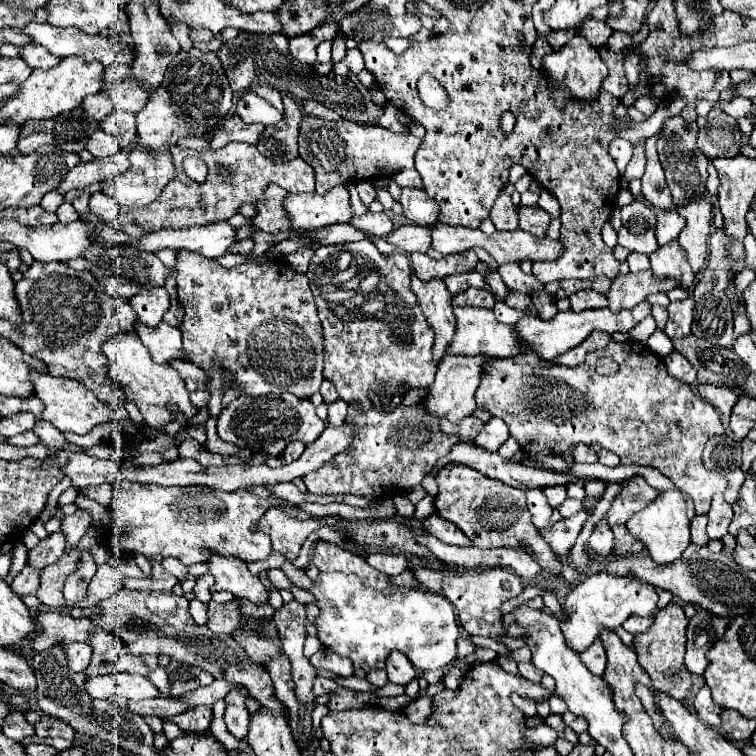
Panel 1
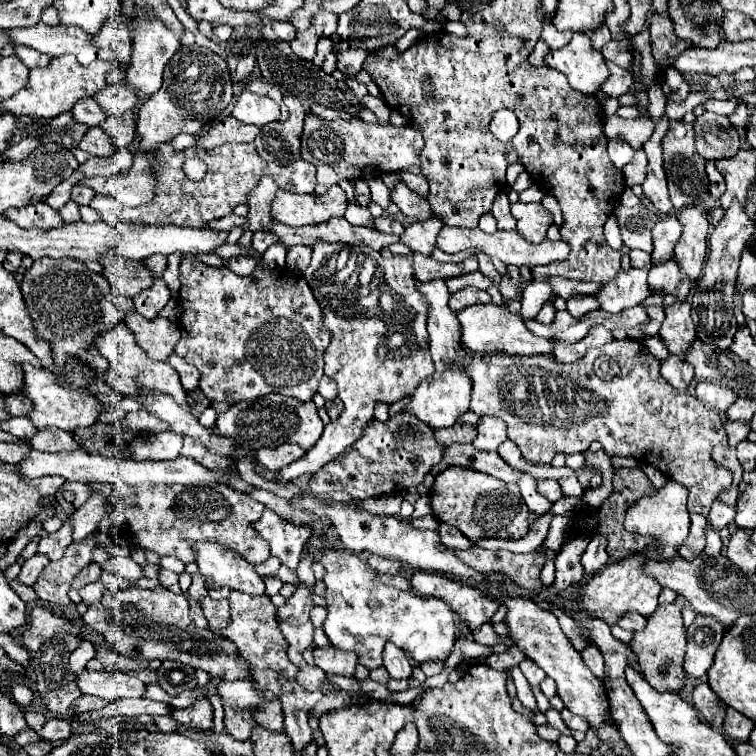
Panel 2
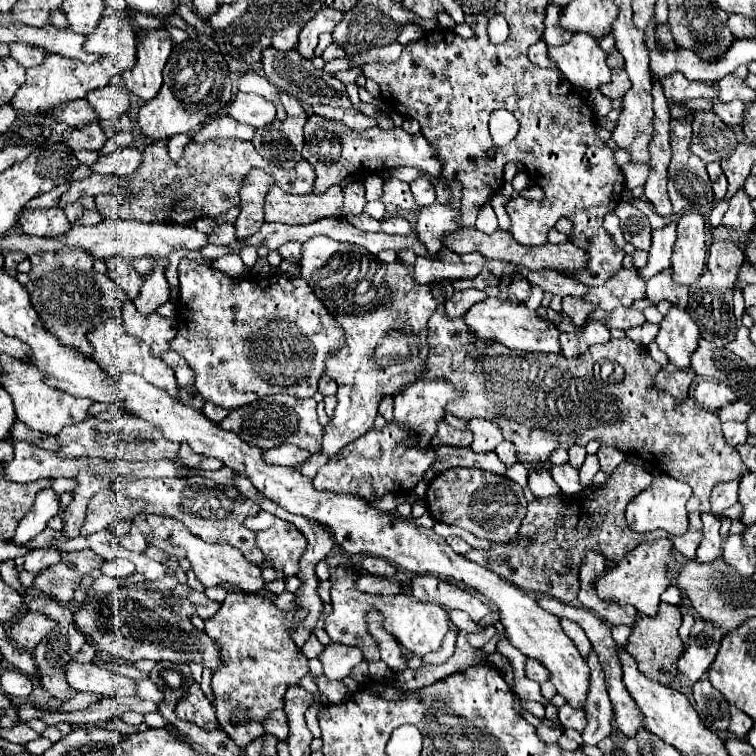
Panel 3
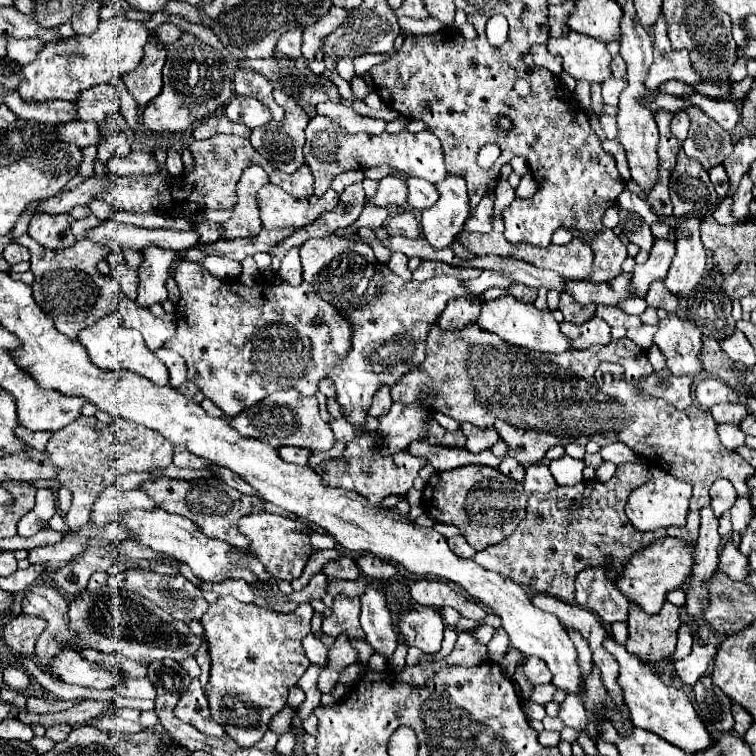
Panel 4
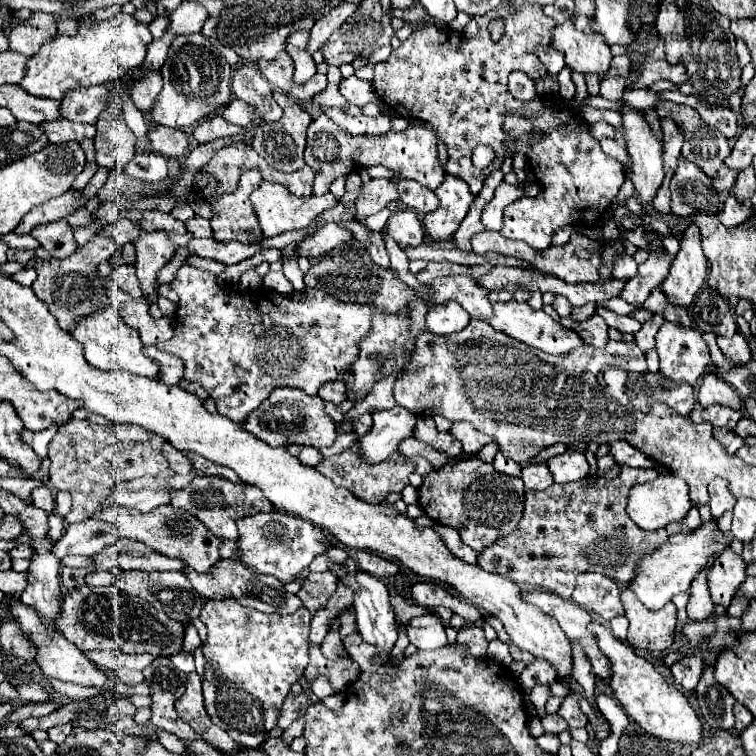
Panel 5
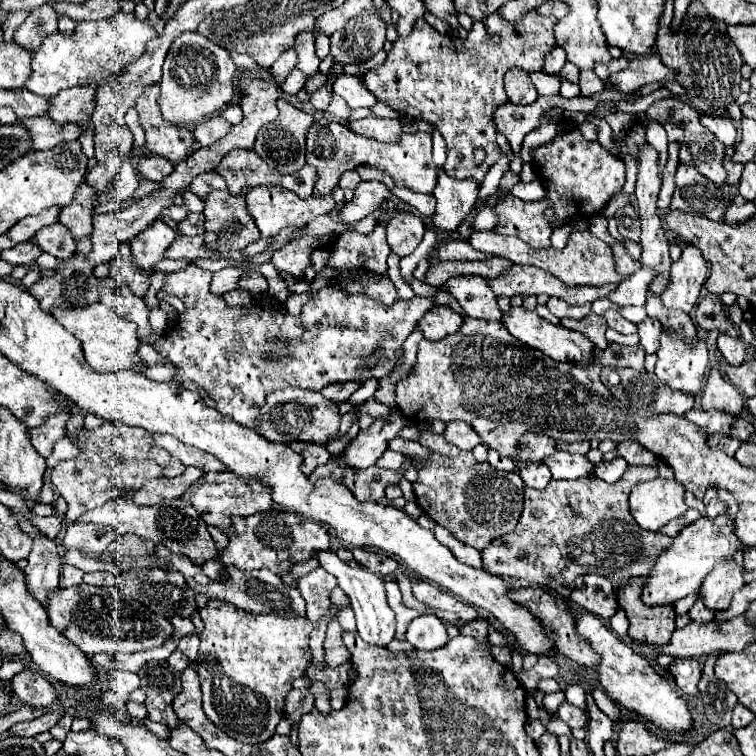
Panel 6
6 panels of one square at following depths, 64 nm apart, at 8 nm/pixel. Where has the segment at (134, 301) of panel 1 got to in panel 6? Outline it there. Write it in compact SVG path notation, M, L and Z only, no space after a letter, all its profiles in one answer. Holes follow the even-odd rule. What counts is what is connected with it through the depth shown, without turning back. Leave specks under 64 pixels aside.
M154 220L146 230L142 230L130 240L134 262L146 274L150 274L150 268L164 258L162 254L174 238L176 238L176 232L168 224L164 224L162 220Z

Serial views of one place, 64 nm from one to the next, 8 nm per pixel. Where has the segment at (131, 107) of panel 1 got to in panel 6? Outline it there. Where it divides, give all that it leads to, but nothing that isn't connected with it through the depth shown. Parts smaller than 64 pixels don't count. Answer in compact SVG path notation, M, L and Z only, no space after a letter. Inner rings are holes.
M68 88L48 98L48 118L56 124L90 120L94 110L94 88Z

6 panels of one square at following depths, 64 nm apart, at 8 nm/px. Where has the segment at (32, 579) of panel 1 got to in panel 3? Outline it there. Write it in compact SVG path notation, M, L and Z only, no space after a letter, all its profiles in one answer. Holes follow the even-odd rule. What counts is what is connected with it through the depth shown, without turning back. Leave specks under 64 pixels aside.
M36 548L36 550L30 550L24 556L24 570L38 572L42 568L48 568L48 566L56 564L56 560L62 560L62 556L64 556L64 552L60 552L56 548Z

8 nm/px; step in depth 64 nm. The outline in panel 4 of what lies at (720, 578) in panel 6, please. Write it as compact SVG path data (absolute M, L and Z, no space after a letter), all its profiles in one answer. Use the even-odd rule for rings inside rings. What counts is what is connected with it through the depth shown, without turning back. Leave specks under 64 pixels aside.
M726 542L720 552L718 572L724 572L730 580L742 582L748 576L748 558L732 542Z

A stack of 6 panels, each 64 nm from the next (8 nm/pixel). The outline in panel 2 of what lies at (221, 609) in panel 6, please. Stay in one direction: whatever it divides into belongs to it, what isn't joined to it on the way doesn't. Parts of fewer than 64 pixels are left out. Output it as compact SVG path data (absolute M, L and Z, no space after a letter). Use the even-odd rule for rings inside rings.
M230 592L230 620L226 628L214 630L218 636L232 640L238 648L238 656L250 668L250 678L240 680L224 680L218 678L216 690L224 704L224 726L226 732L236 740L250 740L252 730L258 726L254 720L254 710L264 702L272 702L280 698L280 680L296 678L296 666L288 660L288 644L280 632L278 608L270 602L266 594L248 596L244 592Z

